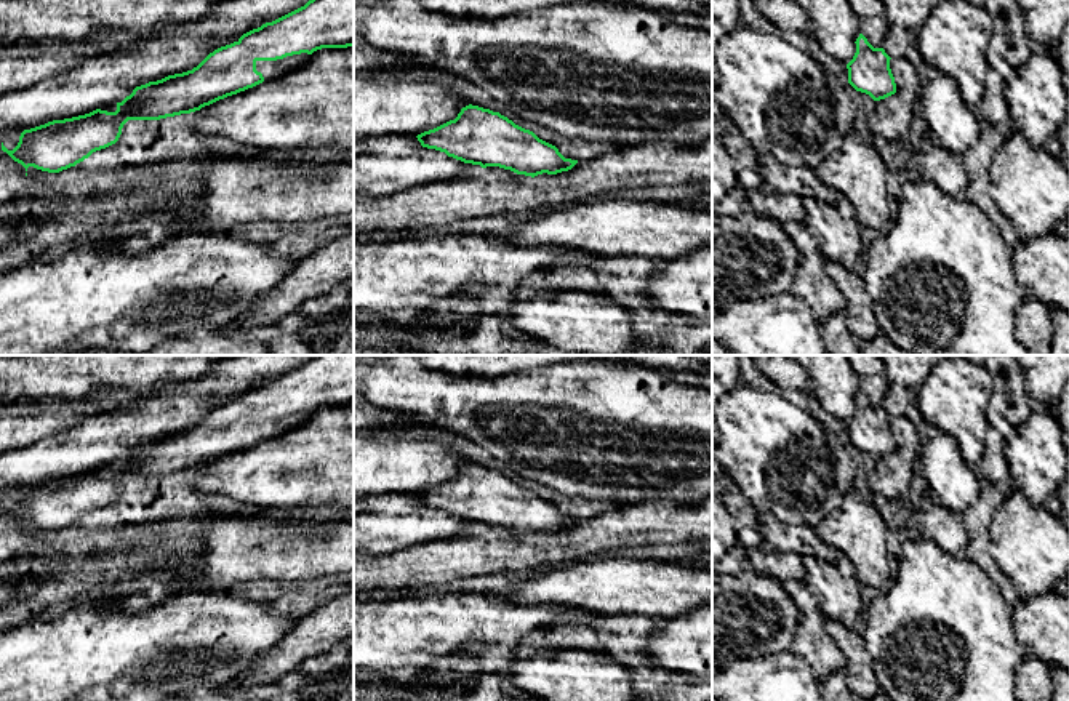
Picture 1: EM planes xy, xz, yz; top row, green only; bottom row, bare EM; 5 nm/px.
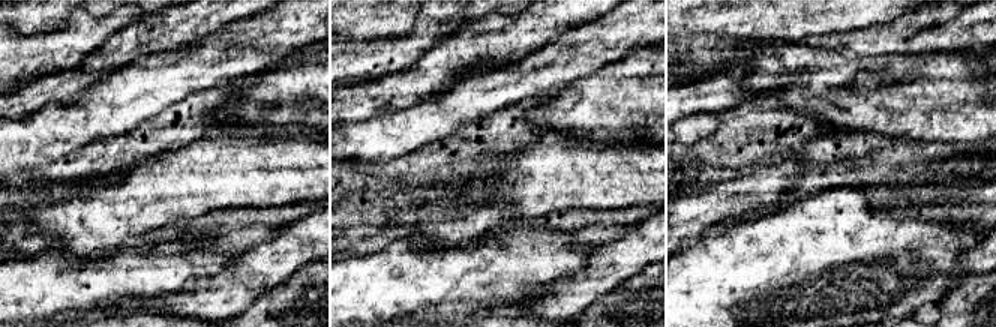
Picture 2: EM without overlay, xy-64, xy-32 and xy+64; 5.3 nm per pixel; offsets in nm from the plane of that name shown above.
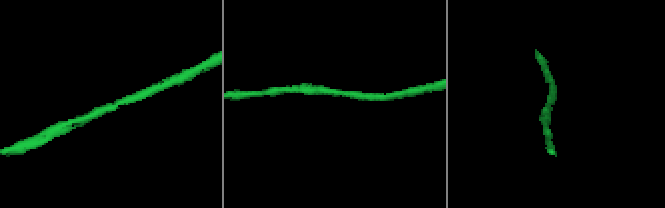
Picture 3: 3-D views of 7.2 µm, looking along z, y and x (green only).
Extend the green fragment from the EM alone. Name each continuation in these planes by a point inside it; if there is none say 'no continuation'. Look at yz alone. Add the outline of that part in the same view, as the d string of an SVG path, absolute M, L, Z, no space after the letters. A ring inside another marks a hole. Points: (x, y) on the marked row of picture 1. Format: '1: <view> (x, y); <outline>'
no continuation

